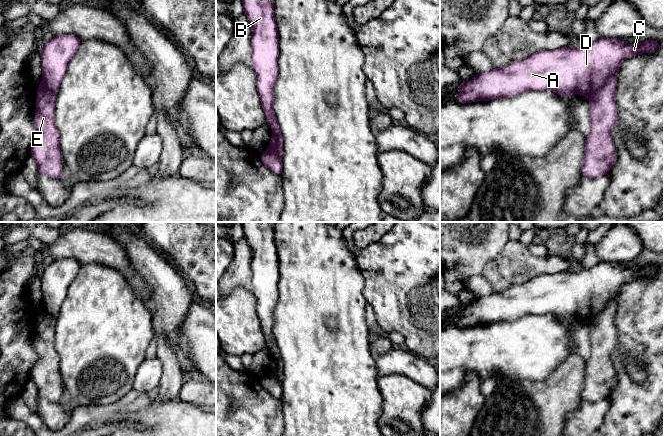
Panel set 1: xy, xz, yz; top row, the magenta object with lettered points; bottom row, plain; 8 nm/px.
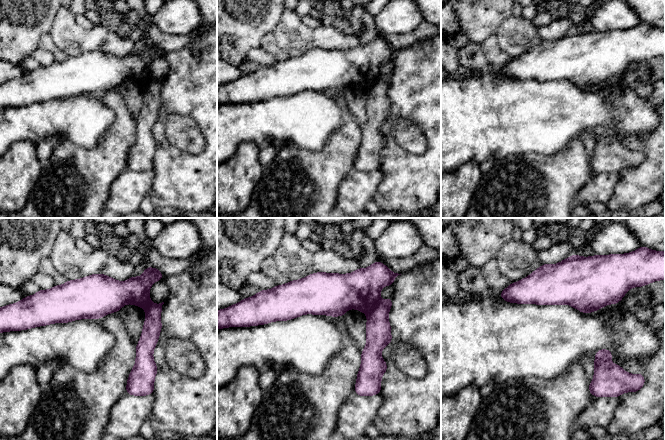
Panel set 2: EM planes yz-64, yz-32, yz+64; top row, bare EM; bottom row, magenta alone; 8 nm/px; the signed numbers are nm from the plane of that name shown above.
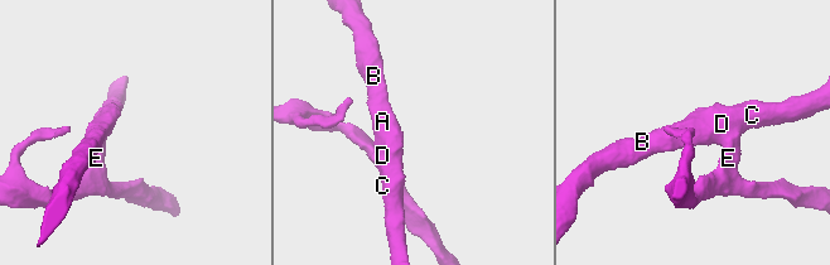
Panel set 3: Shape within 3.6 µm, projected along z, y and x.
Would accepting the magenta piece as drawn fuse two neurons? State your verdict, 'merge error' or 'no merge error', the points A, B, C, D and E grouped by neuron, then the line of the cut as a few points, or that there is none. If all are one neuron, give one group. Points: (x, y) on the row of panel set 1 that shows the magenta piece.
merge error | A B C D / E | yz (615, 76), (611, 76), (589, 98)

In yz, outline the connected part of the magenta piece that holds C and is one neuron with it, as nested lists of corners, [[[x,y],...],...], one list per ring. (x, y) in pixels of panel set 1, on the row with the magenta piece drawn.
[[[600,37],[592,44],[581,42],[579,47],[564,47],[556,50],[541,50],[523,60],[509,63],[502,68],[494,68],[487,72],[478,73],[473,79],[455,86],[459,94],[458,103],[471,103],[475,101],[488,101],[500,97],[513,97],[526,91],[553,90],[560,96],[569,97],[574,93],[590,98],[610,77],[616,77],[620,64],[627,58],[639,53],[657,52],[661,41],[648,40],[643,43],[626,45],[623,39]]]

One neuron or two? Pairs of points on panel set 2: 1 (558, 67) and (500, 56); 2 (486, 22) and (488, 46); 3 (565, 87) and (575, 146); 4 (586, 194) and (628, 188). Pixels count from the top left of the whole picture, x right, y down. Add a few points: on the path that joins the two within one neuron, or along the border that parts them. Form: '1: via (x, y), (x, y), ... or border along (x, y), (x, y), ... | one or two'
1: border along (511, 59), (501, 67), (491, 67) | two
2: border along (495, 33), (478, 44) | two
3: border along (581, 137), (574, 137), (564, 148), (555, 152) | two
4: border along (618, 174), (619, 181), (611, 198), (606, 203) | two

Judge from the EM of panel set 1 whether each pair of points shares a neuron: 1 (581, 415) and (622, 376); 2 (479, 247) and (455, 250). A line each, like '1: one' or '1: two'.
1: two
2: one

